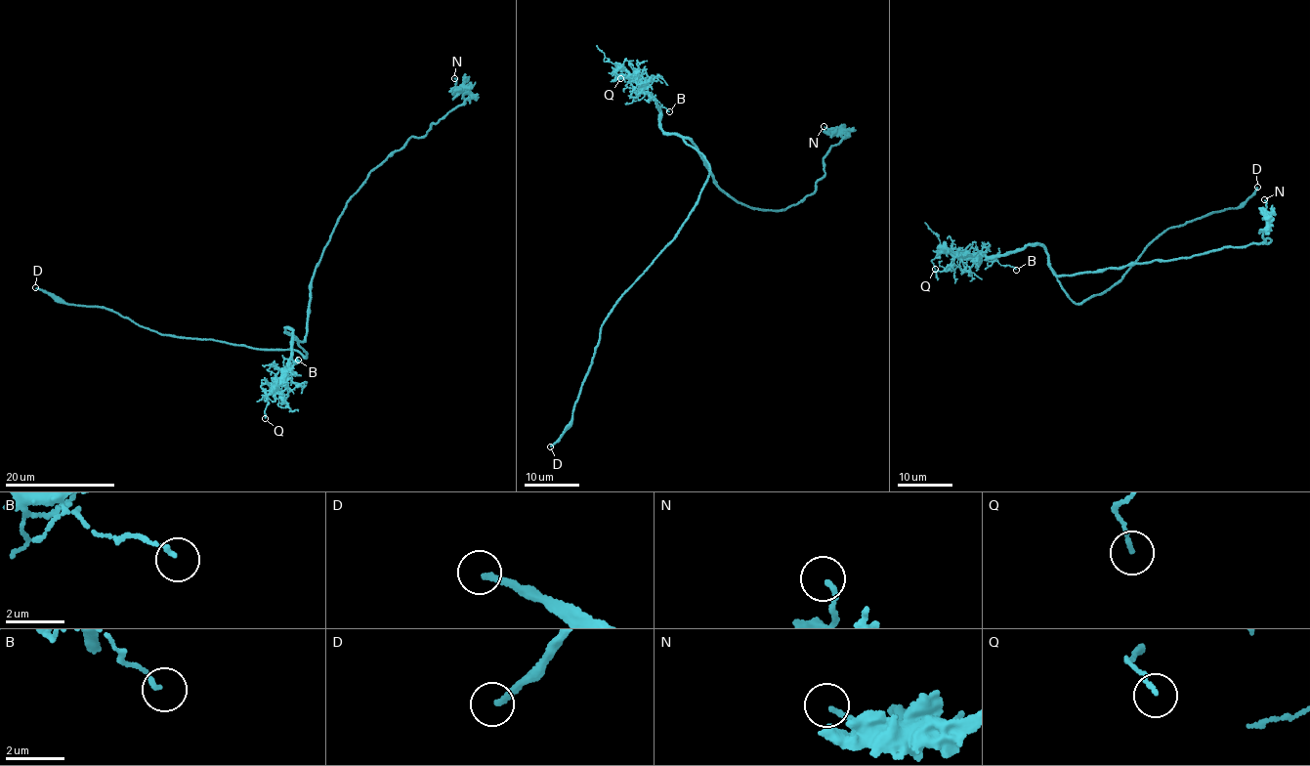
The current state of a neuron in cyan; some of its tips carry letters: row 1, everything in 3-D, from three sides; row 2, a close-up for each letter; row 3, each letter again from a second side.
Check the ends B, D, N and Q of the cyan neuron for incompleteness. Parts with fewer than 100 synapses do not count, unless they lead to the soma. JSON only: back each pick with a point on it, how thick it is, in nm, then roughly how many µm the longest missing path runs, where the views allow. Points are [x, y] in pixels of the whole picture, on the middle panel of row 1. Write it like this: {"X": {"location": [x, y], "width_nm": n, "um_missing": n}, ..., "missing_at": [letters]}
{"D": {"location": [550, 446], "width_nm": 200, "um_missing": 20}, "missing_at": ["D"]}

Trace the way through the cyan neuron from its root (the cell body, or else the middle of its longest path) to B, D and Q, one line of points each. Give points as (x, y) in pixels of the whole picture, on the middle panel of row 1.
B: (692, 142), (664, 131), (656, 99), (653, 97), (669, 111)
D: (692, 142), (685, 142), (704, 157), (709, 169), (698, 201), (603, 323), (570, 426), (550, 446)
Q: (692, 142), (664, 131), (654, 97), (642, 89), (641, 83), (624, 69), (617, 68), (615, 72), (620, 78)

